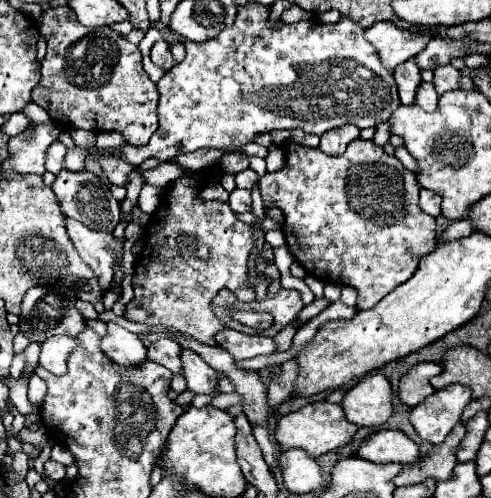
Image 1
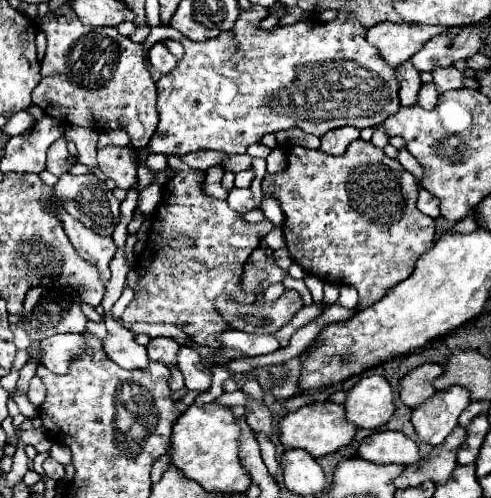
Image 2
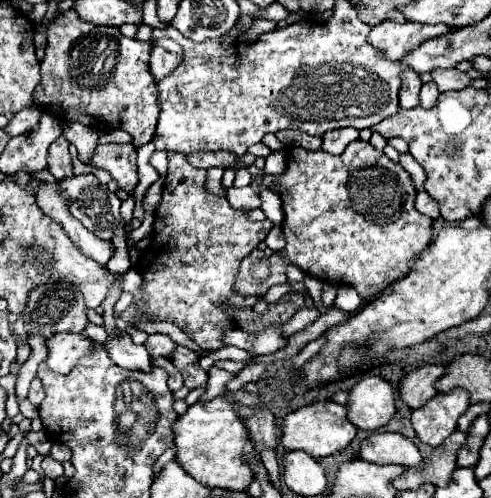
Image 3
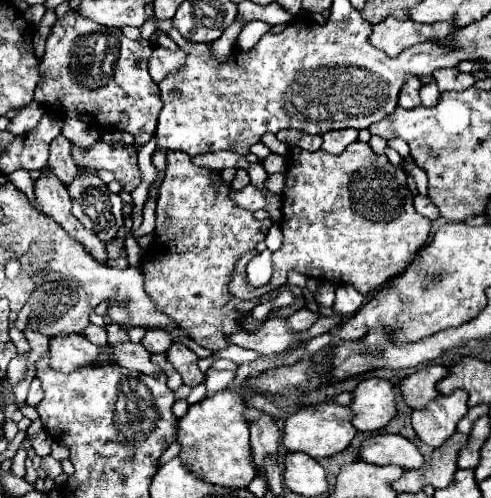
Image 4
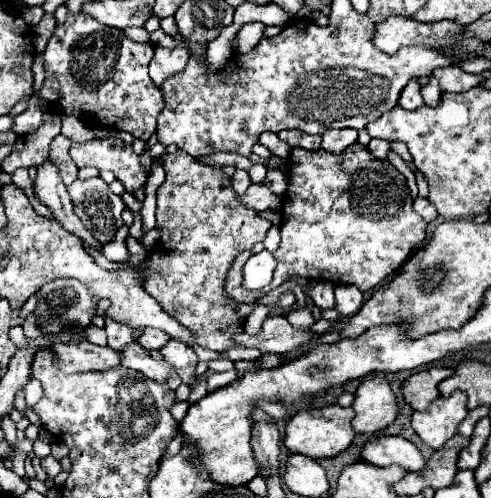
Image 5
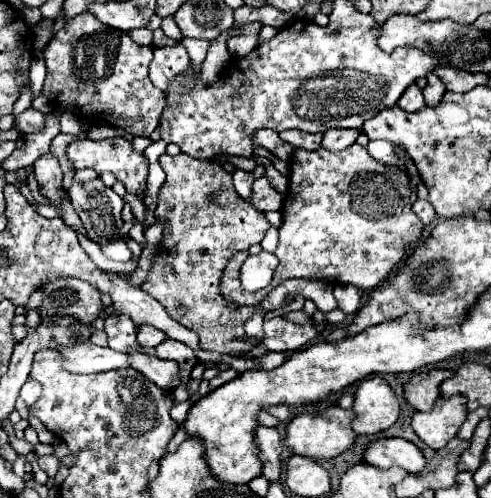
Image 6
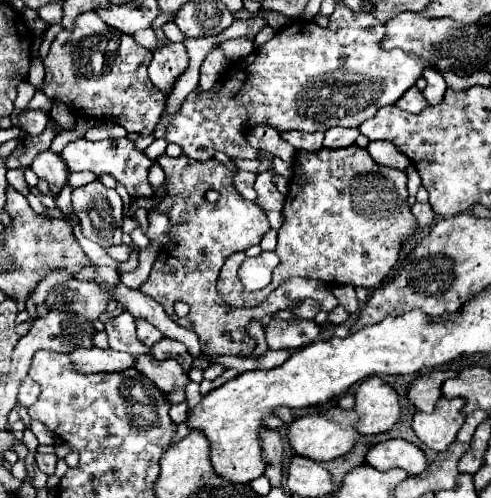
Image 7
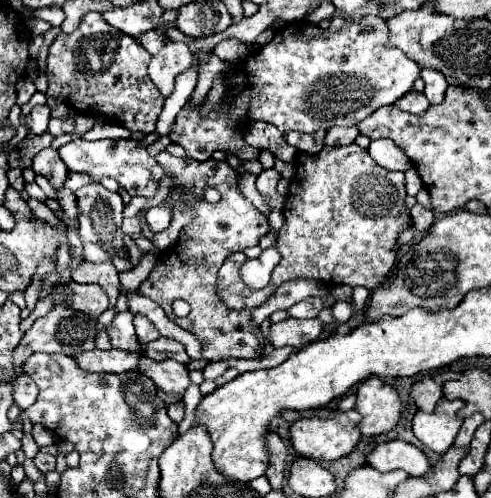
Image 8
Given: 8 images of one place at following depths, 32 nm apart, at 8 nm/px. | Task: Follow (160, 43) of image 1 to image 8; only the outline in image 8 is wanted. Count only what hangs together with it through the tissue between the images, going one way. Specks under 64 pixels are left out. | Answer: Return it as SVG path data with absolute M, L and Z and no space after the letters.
M171 42L166 46L164 56L154 56L150 62L150 78L156 88L168 98L174 90L174 78L192 66L192 54L186 44Z

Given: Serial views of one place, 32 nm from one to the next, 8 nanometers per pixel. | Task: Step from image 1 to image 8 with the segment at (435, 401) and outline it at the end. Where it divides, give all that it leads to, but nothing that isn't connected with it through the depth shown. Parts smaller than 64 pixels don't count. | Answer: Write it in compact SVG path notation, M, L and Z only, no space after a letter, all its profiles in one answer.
M442 398L434 412L430 412L430 414L416 412L416 416L412 420L414 436L424 446L434 450L436 454L444 454L452 446L452 442L460 430L462 420L458 420L456 412L464 406L466 404L462 400Z

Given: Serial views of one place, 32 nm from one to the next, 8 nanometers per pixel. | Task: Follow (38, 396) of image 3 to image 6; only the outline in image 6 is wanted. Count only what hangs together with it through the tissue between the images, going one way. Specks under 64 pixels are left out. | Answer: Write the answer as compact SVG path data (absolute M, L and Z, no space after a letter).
M28 378L28 380L26 380L26 384L24 384L24 386L22 386L22 390L20 390L20 398L26 402L26 406L32 406L32 404L40 398L40 392L42 392L40 384L38 384L36 380Z

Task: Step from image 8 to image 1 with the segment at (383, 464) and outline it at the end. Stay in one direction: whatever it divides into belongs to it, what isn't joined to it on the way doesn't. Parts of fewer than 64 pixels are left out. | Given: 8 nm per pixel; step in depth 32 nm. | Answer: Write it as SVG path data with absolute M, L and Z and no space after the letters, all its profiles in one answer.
M378 430L362 440L358 456L376 464L414 464L418 462L418 446L400 430Z

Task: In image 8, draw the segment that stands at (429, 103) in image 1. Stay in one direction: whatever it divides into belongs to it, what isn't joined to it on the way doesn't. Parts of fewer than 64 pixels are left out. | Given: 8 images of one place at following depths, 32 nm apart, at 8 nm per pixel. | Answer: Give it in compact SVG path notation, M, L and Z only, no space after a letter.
M420 72L420 78L424 80L426 88L424 88L424 96L430 100L430 104L442 104L444 100L444 92L448 88L448 82L444 80L444 76L440 76L440 72Z

